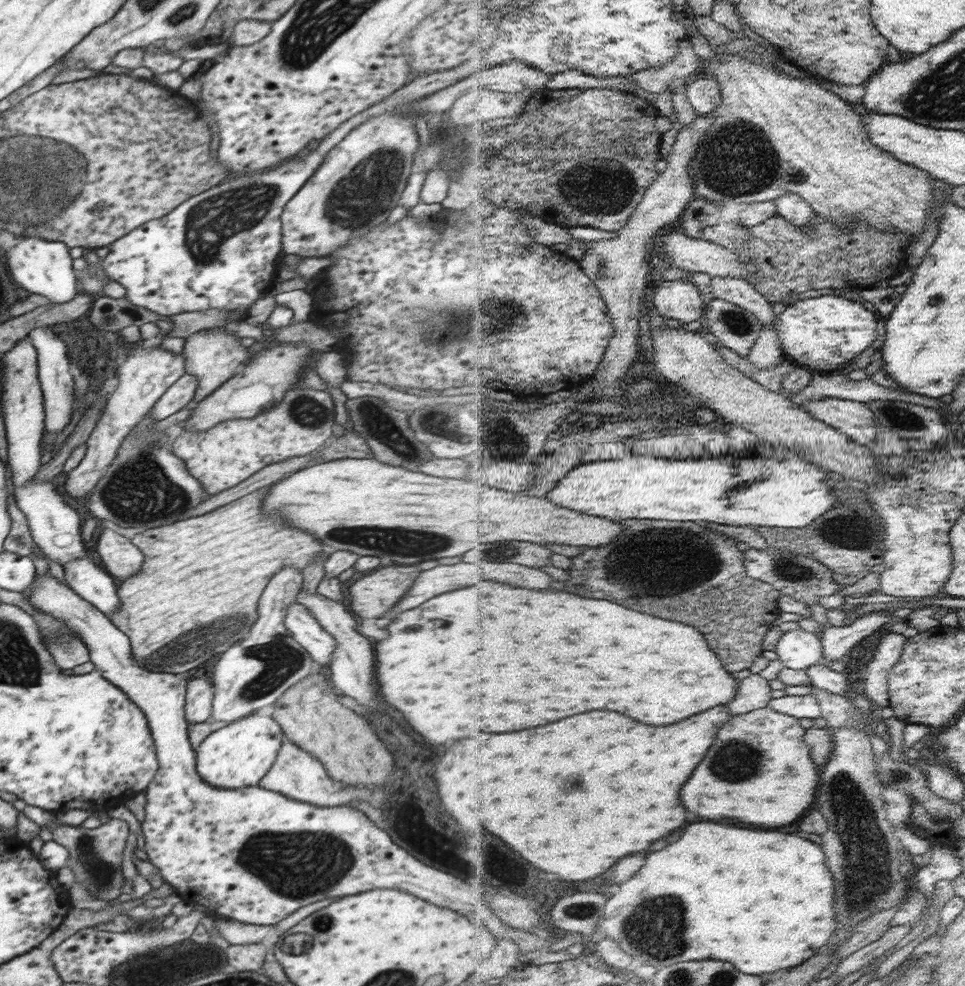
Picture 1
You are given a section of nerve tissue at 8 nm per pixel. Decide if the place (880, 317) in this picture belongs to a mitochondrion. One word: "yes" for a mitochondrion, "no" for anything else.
no

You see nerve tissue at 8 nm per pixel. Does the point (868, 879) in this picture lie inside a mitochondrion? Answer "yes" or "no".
yes

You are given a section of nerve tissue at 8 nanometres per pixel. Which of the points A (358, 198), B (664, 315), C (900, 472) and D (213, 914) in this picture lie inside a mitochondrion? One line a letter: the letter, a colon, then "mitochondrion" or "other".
A: mitochondrion
B: other
C: mitochondrion
D: other

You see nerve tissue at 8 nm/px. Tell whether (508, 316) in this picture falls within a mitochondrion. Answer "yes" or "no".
yes

